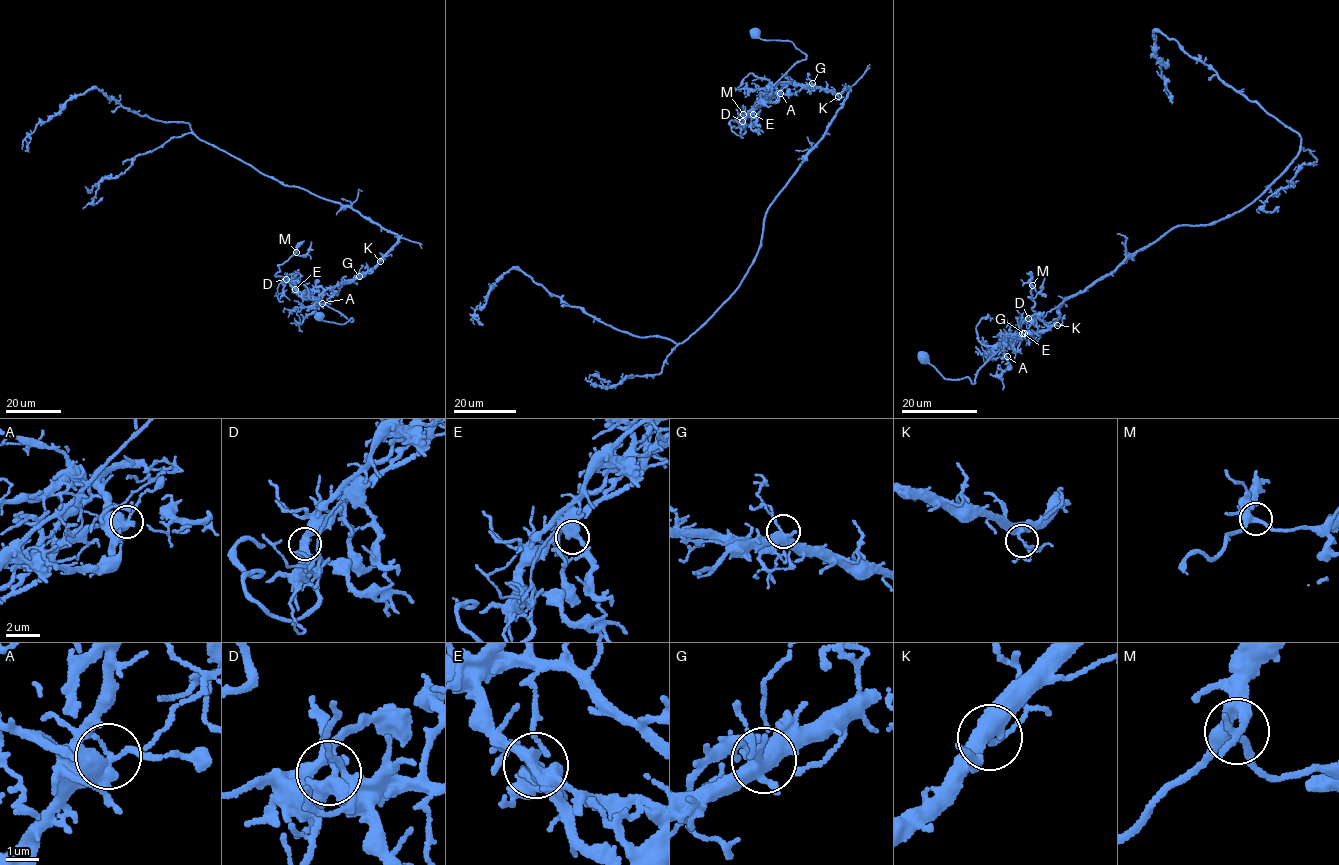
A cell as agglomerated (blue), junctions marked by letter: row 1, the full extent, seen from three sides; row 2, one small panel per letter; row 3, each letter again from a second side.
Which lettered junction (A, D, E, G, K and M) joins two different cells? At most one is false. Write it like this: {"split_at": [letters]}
{"split_at": ["A"]}

